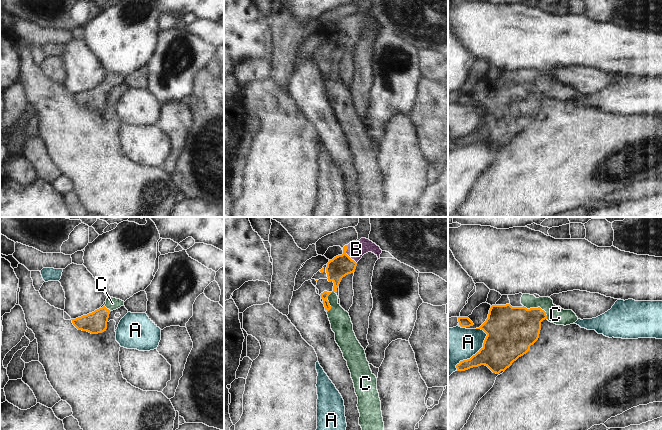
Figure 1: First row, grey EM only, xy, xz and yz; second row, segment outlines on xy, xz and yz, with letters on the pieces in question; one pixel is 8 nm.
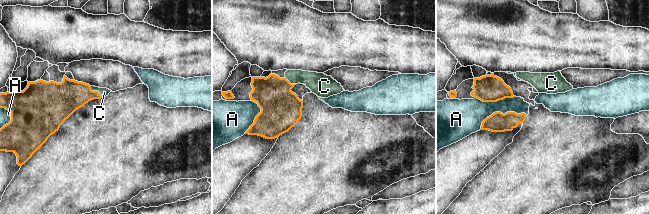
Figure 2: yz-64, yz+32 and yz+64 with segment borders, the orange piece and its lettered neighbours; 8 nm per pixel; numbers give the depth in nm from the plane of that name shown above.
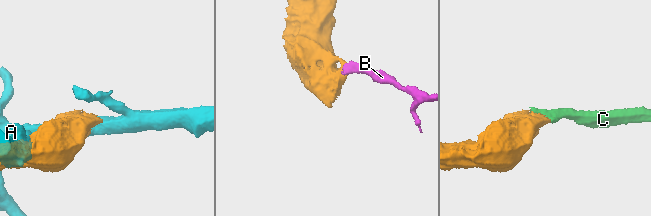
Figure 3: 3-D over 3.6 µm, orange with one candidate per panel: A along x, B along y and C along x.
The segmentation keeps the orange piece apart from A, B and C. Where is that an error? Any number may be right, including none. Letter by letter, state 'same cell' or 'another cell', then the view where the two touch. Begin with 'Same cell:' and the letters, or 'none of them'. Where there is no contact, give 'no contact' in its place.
Same cell: B, C
A: another cell; contact in yz
B: same cell; contact in xz
C: same cell; contact in yz

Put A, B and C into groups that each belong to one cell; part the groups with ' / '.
A / B C

